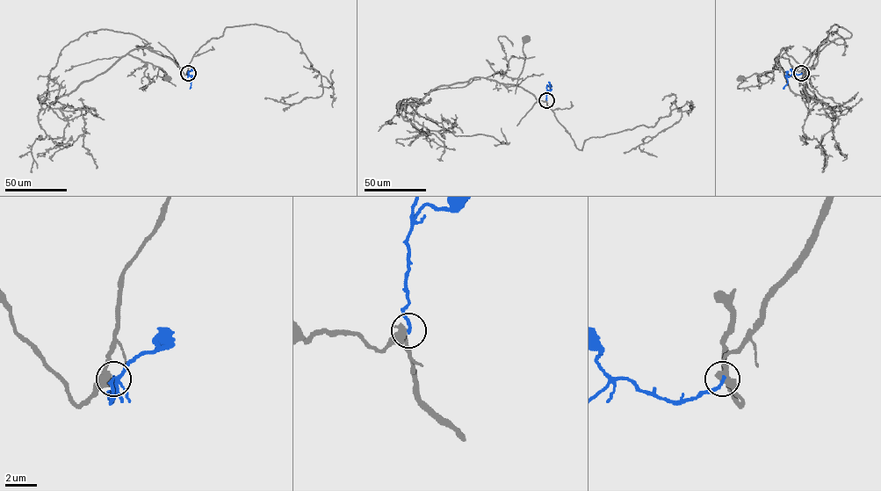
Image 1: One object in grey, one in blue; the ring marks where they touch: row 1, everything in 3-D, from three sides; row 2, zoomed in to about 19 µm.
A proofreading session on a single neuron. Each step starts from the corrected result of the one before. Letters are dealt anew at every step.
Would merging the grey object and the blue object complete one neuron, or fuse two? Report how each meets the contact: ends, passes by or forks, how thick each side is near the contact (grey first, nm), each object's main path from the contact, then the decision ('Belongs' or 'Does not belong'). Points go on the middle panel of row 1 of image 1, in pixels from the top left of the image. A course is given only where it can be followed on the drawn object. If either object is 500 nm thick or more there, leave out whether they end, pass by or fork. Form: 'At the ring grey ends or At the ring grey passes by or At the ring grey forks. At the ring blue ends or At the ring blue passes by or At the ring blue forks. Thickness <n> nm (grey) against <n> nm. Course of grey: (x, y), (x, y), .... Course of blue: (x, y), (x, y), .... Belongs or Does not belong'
At the ring grey passes by. At the ring blue ends. Thickness 440 nm (grey) against 200 nm. Course of grey: (546, 100), (538, 101), (514, 84), (487, 78), (498, 73), (517, 77), (525, 58), (523, 47), (526, 38). Course of blue: (546, 100), (546, 87), (551, 86), (548, 81). Does not belong

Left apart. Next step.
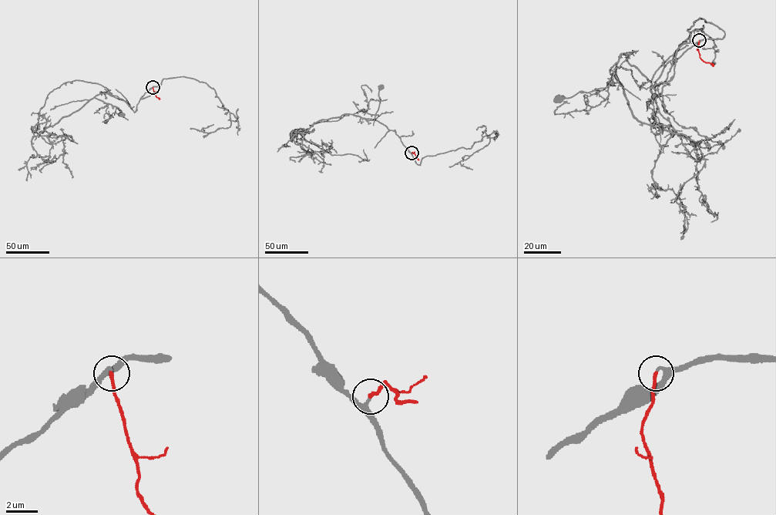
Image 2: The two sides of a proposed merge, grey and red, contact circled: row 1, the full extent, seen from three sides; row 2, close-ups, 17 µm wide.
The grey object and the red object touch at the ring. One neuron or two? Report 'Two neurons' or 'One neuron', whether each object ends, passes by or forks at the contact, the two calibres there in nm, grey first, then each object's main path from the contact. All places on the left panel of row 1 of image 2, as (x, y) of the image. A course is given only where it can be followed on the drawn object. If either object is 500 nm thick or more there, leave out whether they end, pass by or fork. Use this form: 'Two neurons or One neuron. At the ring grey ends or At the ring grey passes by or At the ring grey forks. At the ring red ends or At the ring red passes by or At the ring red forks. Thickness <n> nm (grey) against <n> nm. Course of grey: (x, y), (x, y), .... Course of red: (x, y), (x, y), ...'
One neuron. At the ring grey passes by. At the ring red ends. Thickness 190 nm (grey) against 200 nm. Course of grey: (152, 87), (140, 99), (134, 112), (123, 100), (107, 93), (101, 93), (94, 97), (118, 107), (122, 115). Course of red: (152, 87), (154, 94), (159, 99)

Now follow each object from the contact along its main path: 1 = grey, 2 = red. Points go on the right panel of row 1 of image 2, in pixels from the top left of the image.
1: (699, 40), (666, 64), (650, 88), (652, 94), (651, 83), (623, 54), (609, 69), (616, 82), (557, 99)
2: (699, 41), (700, 57), (713, 65)

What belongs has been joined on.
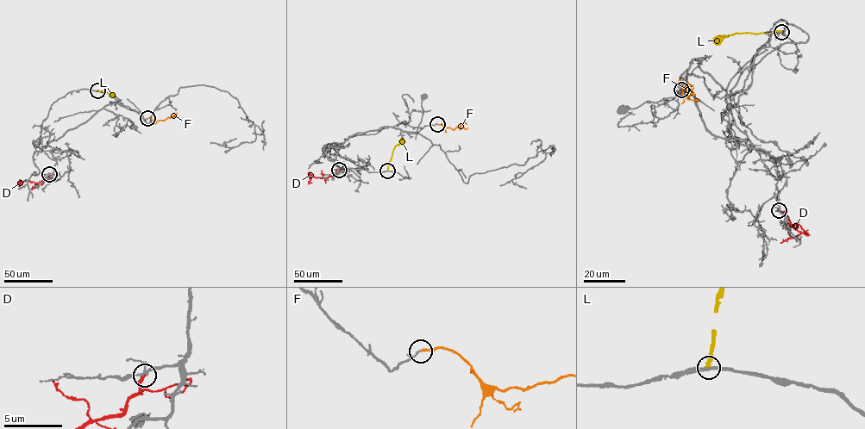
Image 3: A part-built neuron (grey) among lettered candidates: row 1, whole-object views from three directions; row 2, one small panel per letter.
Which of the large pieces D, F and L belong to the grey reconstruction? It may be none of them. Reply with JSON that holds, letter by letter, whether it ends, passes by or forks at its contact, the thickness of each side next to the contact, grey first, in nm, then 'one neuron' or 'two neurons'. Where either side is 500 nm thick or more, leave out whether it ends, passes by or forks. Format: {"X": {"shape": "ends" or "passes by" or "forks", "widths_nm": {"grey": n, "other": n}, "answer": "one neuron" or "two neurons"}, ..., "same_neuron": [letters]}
{"D": {"shape": "ends", "widths_nm": {"grey": 130, "other": 260}, "answer": "two neurons"}, "F": {"shape": "ends", "widths_nm": {"grey": 110, "other": 170}, "answer": "one neuron"}, "L": {"shape": "ends", "widths_nm": {"grey": 280, "other": 440}, "answer": "two neurons"}, "same_neuron": ["F"]}

